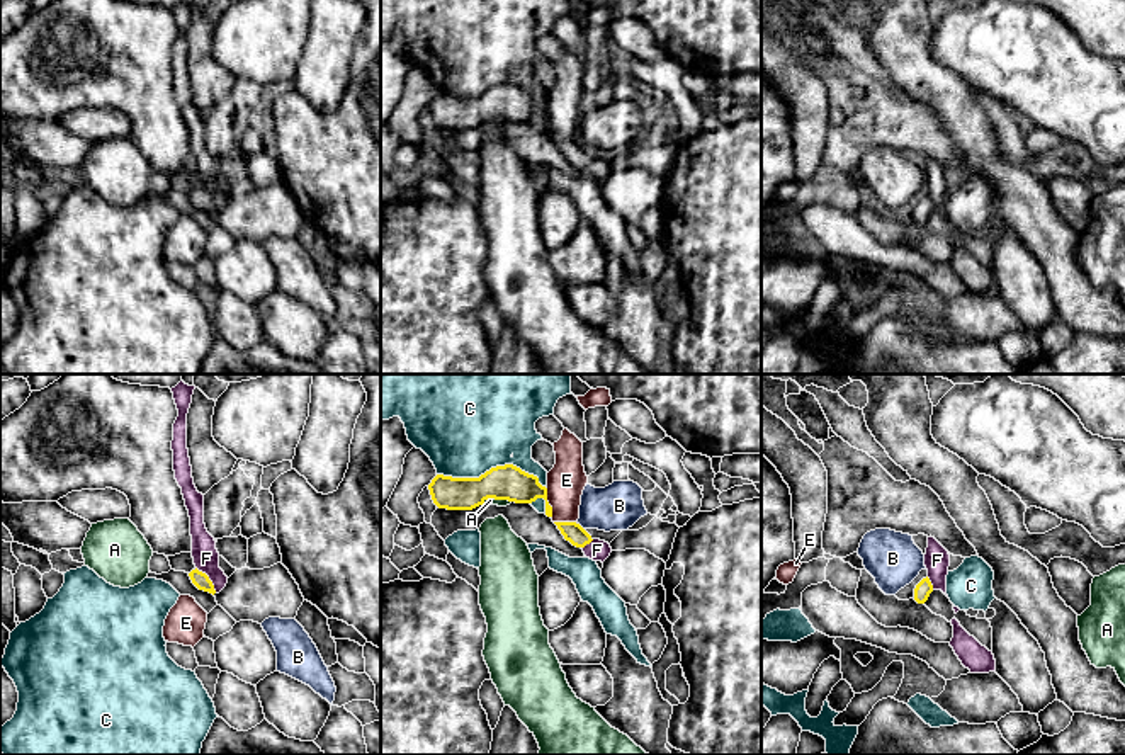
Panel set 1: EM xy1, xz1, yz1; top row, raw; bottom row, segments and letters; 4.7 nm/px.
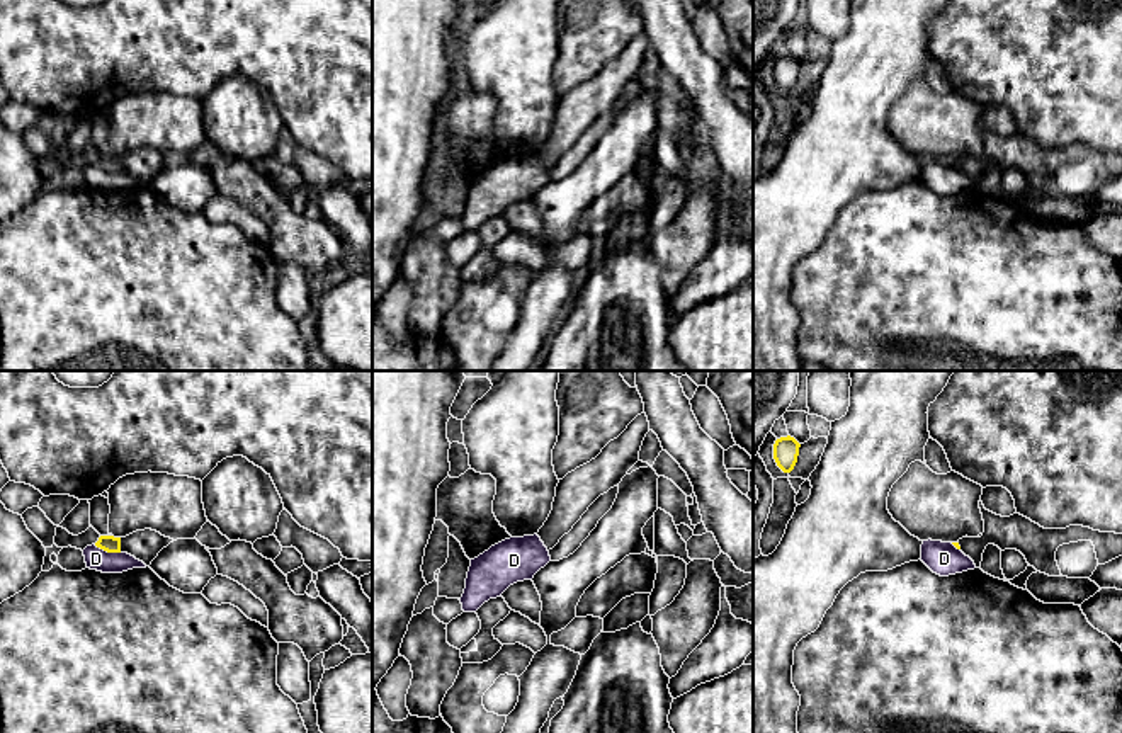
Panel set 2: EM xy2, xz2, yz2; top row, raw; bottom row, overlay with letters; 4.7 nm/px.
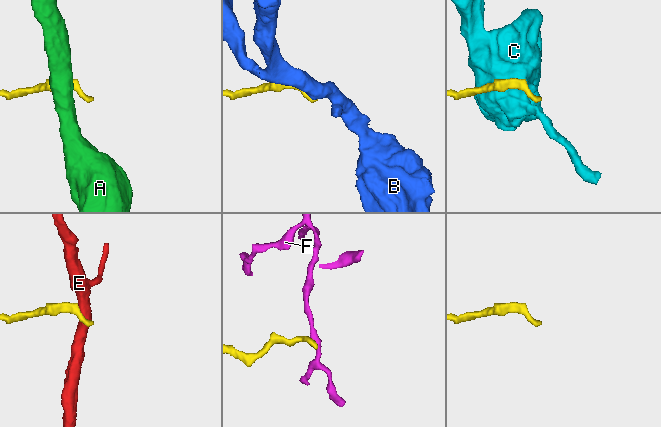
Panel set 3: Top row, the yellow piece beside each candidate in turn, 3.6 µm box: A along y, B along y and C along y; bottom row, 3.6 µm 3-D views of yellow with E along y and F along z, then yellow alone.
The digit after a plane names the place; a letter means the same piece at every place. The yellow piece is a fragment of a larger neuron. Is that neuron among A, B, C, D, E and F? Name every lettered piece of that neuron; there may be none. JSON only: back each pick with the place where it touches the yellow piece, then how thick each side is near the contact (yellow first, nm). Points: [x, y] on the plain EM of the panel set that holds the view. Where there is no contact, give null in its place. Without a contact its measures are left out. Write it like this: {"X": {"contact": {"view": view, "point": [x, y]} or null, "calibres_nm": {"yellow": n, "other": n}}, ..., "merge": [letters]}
{"merge": []}

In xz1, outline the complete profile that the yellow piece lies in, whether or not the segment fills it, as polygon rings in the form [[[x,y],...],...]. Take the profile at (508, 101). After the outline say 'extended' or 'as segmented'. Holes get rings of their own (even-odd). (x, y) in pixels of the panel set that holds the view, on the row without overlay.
[[[513,83],[496,85],[479,97],[452,97],[437,94],[428,104],[433,122],[447,129],[472,129],[488,117],[508,119],[515,122],[532,122],[546,119],[546,134],[552,136],[547,121],[547,107],[539,97],[522,90]]]; as segmented

